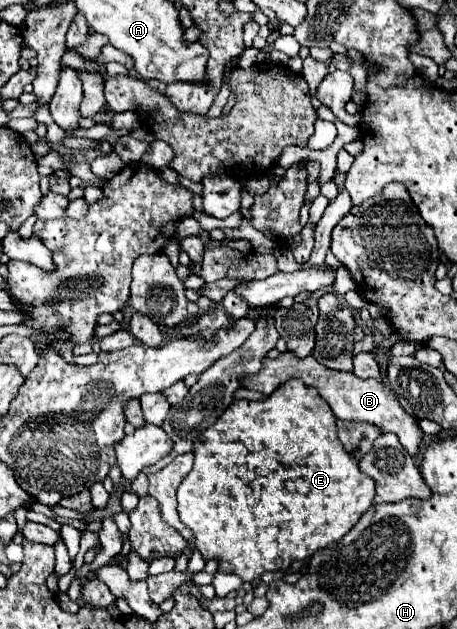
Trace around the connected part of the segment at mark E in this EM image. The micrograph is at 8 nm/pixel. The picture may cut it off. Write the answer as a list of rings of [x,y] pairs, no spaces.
[[[291,379],[287,383],[283,383],[273,395],[269,395],[265,401],[247,401],[247,399],[239,399],[233,401],[227,411],[209,427],[205,429],[197,439],[195,439],[195,465],[191,469],[191,473],[183,479],[183,483],[177,489],[177,501],[179,501],[179,515],[181,521],[193,531],[195,537],[195,545],[201,551],[203,559],[215,559],[219,563],[219,571],[223,573],[235,573],[239,575],[243,581],[253,581],[257,577],[261,577],[267,571],[285,571],[291,567],[293,561],[301,561],[311,557],[315,551],[337,543],[357,521],[359,517],[373,505],[373,497],[375,497],[375,483],[371,477],[363,475],[359,471],[359,461],[347,453],[339,441],[337,435],[337,425],[335,425],[335,415],[331,411],[331,407],[327,407],[327,401],[319,397],[319,393],[311,387],[307,387],[303,381],[299,379]]]

